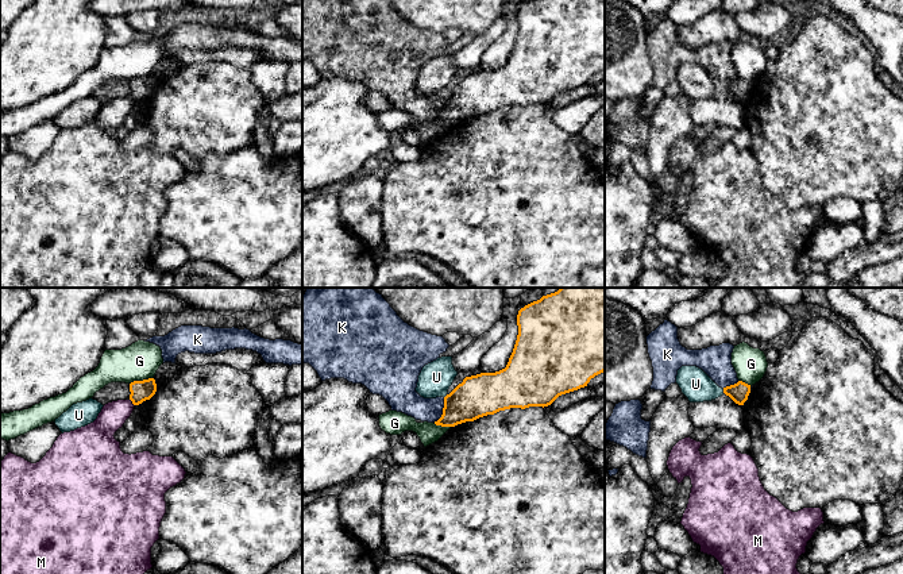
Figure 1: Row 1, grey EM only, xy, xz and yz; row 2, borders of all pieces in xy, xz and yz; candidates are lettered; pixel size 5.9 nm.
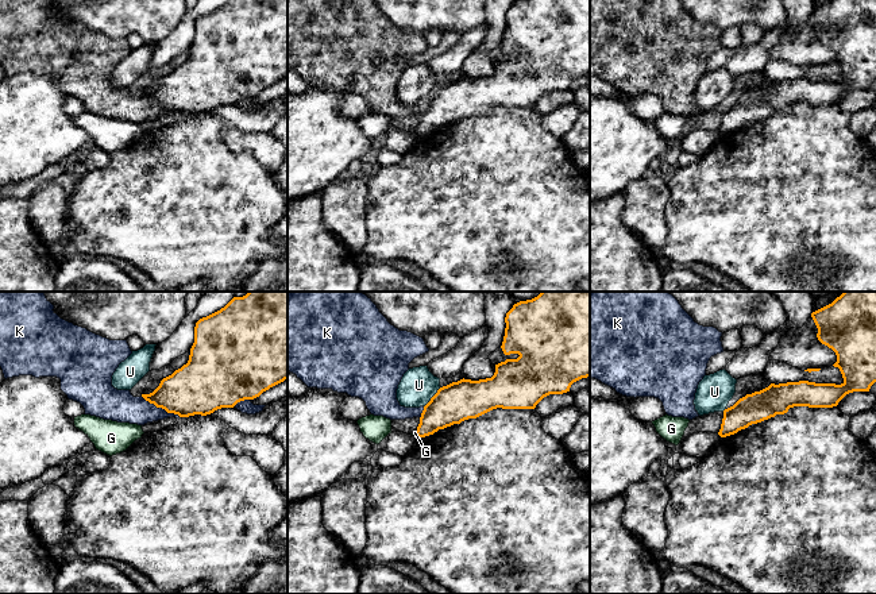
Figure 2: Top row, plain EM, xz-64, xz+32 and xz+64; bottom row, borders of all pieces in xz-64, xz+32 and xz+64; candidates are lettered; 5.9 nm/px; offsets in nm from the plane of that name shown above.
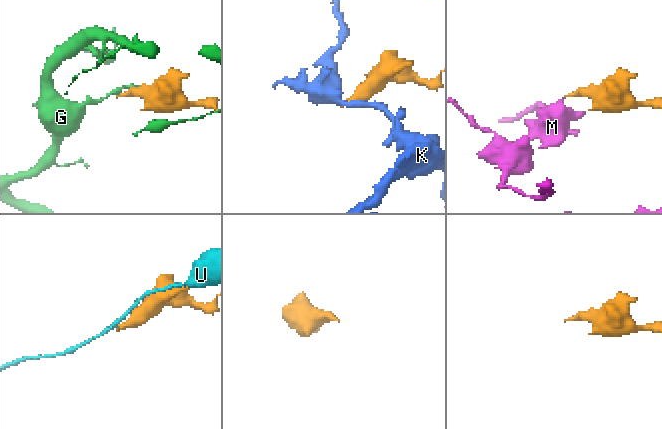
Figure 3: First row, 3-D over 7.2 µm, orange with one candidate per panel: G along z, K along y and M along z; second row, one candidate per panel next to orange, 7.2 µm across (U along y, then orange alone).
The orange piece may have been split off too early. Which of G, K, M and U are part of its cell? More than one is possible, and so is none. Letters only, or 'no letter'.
no letter

